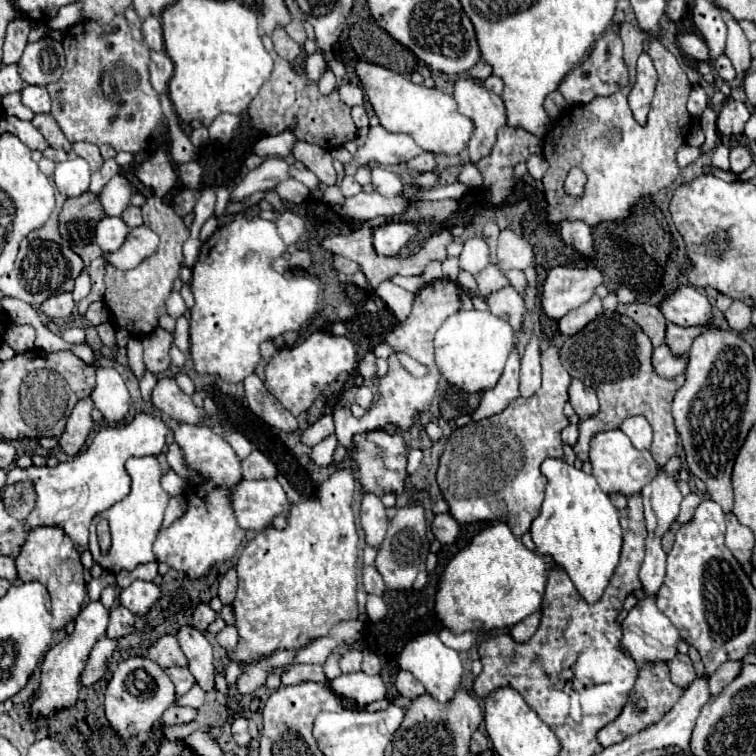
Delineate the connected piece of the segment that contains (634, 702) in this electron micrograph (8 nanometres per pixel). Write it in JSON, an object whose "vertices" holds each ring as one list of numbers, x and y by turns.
{"vertices":[[656,661,656,663,644,663,640,667,640,673,638,673,638,681,634,685,634,691,630,695,630,701,624,705,620,717,616,717,612,723,608,723,606,727,602,727,598,731,598,741,602,747,608,747,608,745,614,745,614,743,620,743,624,741,626,737,630,737,632,733,638,733,640,729,646,729,648,725,654,725,656,721,660,721,662,713,666,713,668,709,672,709,672,705,678,701,682,693,682,687,674,685,670,681,670,675,668,675,668,665,666,661]]}

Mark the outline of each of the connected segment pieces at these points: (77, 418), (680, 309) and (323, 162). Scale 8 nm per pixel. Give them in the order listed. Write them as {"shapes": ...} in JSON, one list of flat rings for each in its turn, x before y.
{"shapes":[[[90,397,78,401,76,407,72,409,66,429,62,433,62,451,66,455,76,455,86,443,86,437,92,429,92,417,90,417,92,409,94,409,94,403]],[[678,285,670,295,666,295,660,303,660,311,666,321,682,327,706,325,712,321,708,297,690,285]],[[304,141,294,143,292,155,302,161,324,185,334,185,336,183,336,171,332,167,332,157,326,149,320,149,318,145,310,145]]]}

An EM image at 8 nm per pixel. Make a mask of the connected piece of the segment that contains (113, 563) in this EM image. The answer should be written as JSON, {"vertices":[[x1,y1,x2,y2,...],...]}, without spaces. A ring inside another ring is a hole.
{"vertices":[[132,457,126,461,126,471,132,477,132,491,128,497,124,497,122,501,118,501,114,507,110,507,108,511,102,511,94,517,94,523,90,525,90,553,94,557,96,563,102,565,104,571,110,573,120,573,122,569,134,569,140,563,152,563,156,561,154,553,152,553,152,543,162,527,162,519,164,519,164,511,166,505,170,501,170,495,162,489,160,479,164,475,162,465,158,461,158,457],[102,519,110,521,110,533,112,533,112,547,108,553,100,551,98,539,96,539,96,523]]}

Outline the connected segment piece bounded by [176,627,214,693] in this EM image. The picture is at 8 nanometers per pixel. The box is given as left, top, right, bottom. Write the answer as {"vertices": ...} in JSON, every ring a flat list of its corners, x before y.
{"vertices":[[182,627,176,633,184,655,188,657,188,669,196,677,198,685,208,693,214,689,214,665,212,665,212,645,194,627]]}

